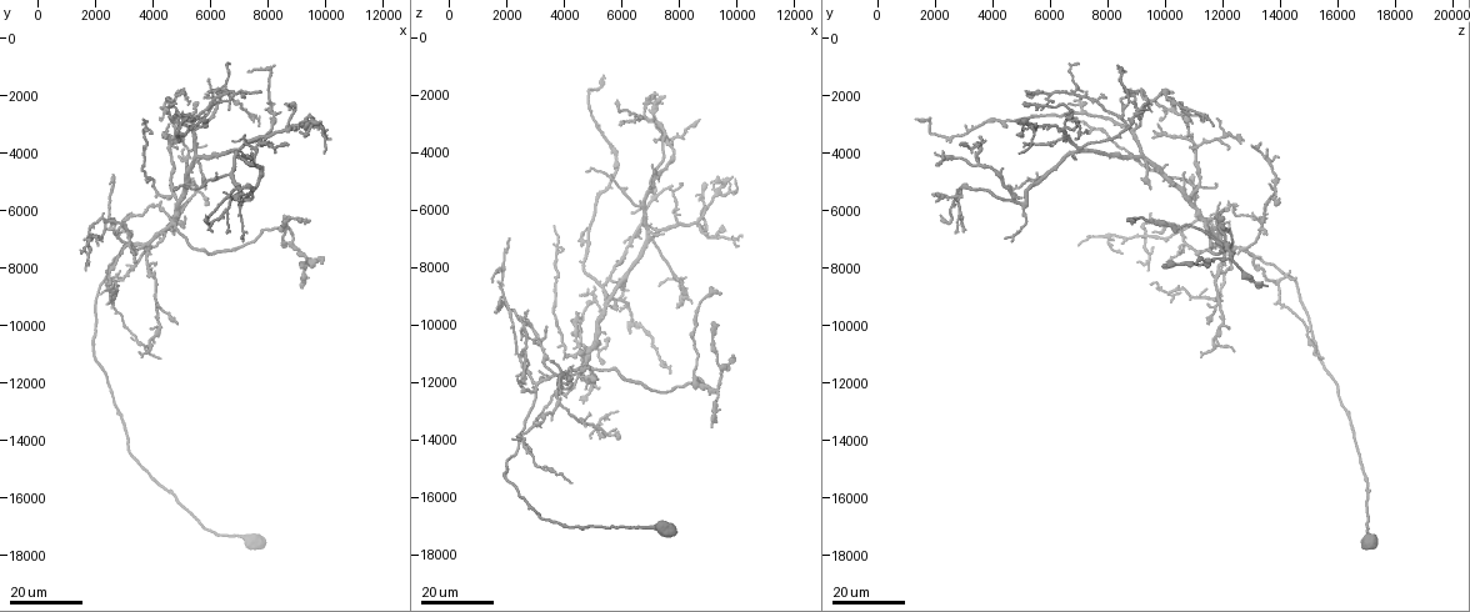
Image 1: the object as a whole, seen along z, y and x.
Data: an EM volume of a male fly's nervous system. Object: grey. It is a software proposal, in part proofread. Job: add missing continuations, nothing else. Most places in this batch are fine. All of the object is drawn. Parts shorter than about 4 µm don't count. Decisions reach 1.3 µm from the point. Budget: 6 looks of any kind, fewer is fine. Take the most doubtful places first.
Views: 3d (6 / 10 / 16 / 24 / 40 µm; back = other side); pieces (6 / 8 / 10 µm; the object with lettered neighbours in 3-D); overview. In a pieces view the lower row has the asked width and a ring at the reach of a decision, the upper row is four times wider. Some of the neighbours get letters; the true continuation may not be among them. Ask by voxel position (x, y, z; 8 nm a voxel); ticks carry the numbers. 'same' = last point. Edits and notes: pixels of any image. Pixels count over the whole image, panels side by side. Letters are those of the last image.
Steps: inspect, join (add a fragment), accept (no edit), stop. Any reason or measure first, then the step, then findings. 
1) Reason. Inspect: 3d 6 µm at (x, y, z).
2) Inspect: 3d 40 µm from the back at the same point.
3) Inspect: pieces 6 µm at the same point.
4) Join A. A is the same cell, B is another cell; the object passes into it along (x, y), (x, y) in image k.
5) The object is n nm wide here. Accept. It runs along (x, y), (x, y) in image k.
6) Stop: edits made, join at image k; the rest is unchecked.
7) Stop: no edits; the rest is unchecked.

Tapers out. Inspect: 3d 16 µm at (5800, 5200, 9500).

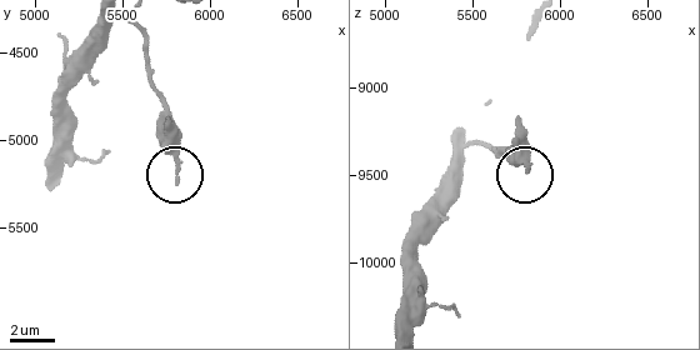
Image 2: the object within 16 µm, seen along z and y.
Inspect: 3d 6 µm at (5800, 5240, 9480).

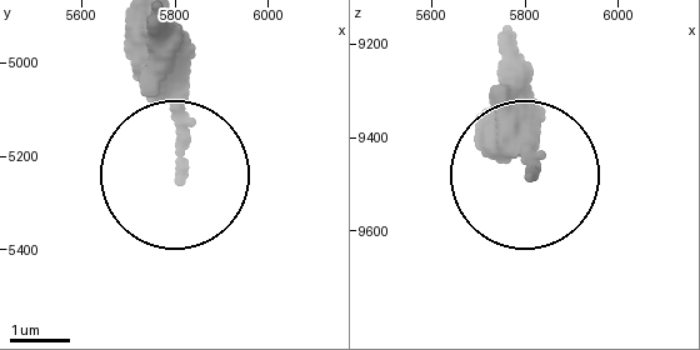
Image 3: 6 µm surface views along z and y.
Inspect: pieces 10 µm at (5815, 5230, 9475).

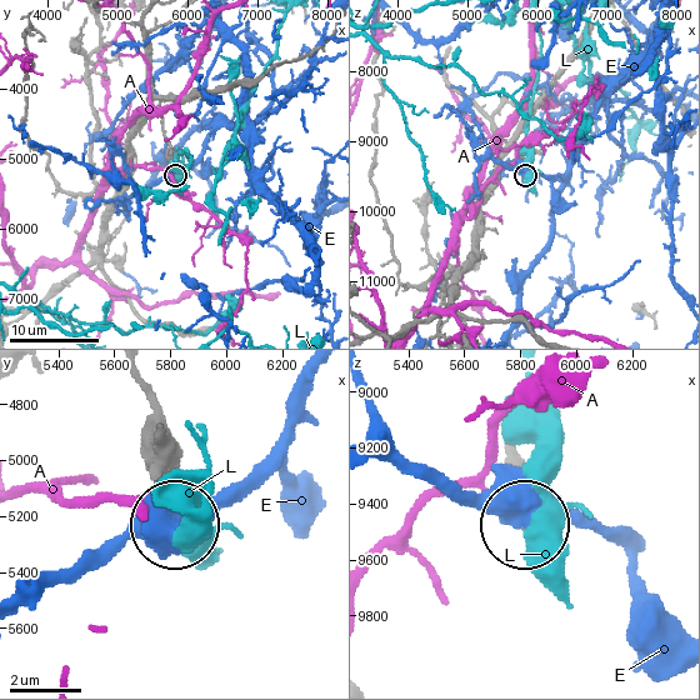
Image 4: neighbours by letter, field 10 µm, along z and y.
The object is 160 nm wide here. Accept. A, E and L are other cells; none of them fits.

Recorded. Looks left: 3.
An open end. Inspect: 3d 24 µm at (9400, 6300, 8800).

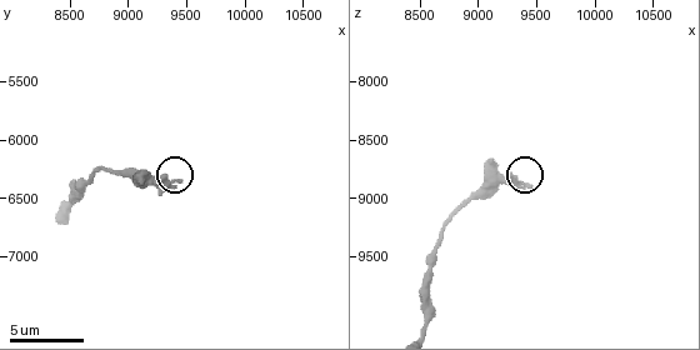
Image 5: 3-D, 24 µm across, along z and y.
Inspect: pieces 8 µm at (9440, 6340, 8900).

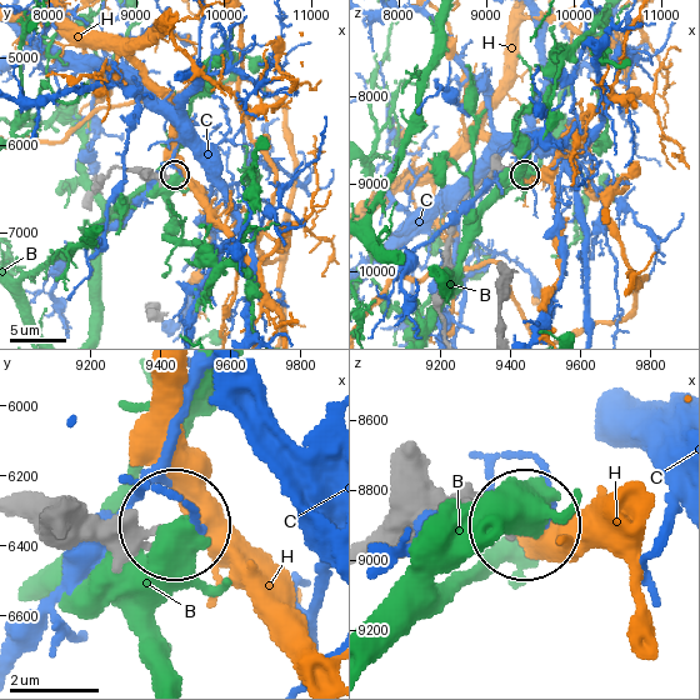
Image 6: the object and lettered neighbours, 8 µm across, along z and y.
Accept. B, C and H are other cells; it runs along (26, 501), (94, 524), (169, 524) in image 6; none of them fits.

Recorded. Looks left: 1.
Stop: no edits; the rest is unchecked.

